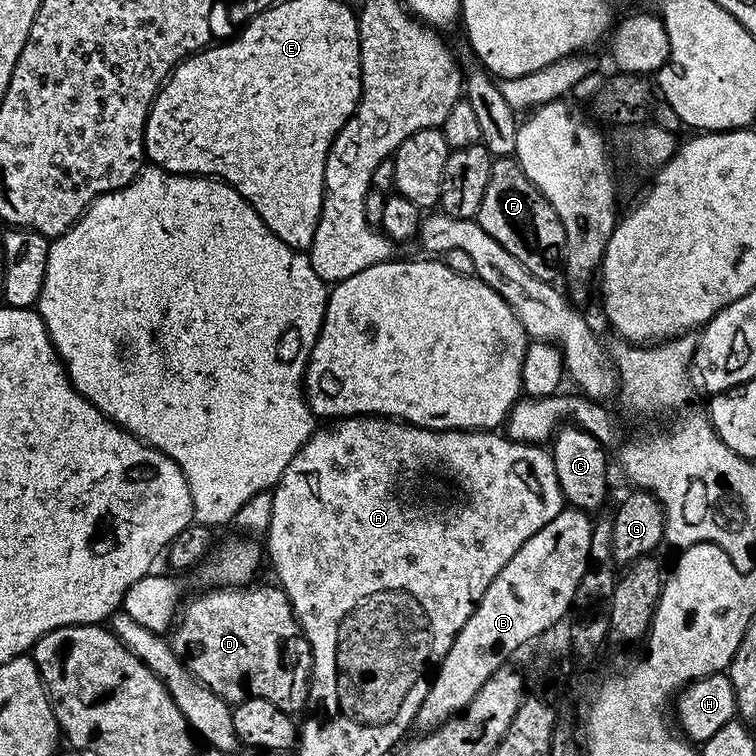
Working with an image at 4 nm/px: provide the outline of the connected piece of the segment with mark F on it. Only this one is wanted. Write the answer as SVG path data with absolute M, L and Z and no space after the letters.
M493 159L490 182L486 182L486 194L482 194L482 206L475 219L479 220L482 230L486 230L494 242L502 242L502 246L506 246L530 274L543 280L557 279L556 271L561 271L564 259L566 230L558 214L554 214L554 206L550 206L538 186L526 178L515 159Z

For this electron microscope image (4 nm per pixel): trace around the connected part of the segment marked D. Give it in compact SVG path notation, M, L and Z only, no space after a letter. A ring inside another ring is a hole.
M272 582L259 584L216 586L211 590L204 590L201 596L196 596L188 605L183 605L178 623L171 629L170 643L174 654L183 659L194 678L198 678L224 700L241 702L247 698L262 698L284 712L300 714L305 711L308 685L312 683L312 647L304 637L290 598L283 588Z

